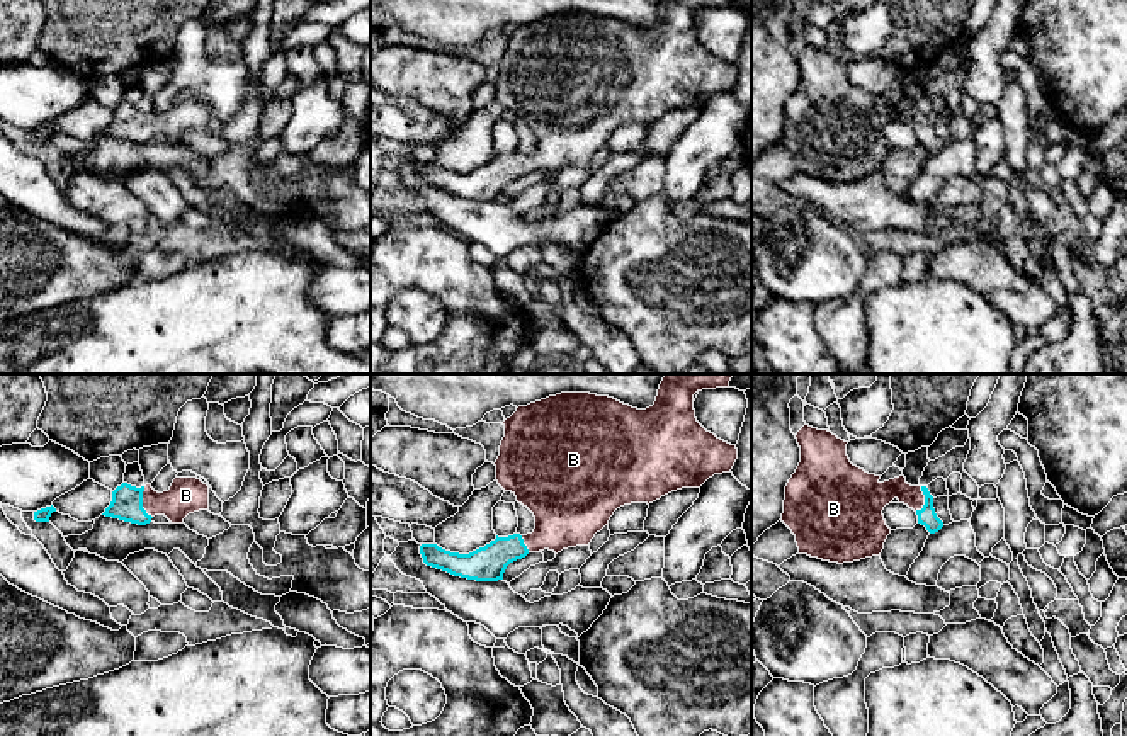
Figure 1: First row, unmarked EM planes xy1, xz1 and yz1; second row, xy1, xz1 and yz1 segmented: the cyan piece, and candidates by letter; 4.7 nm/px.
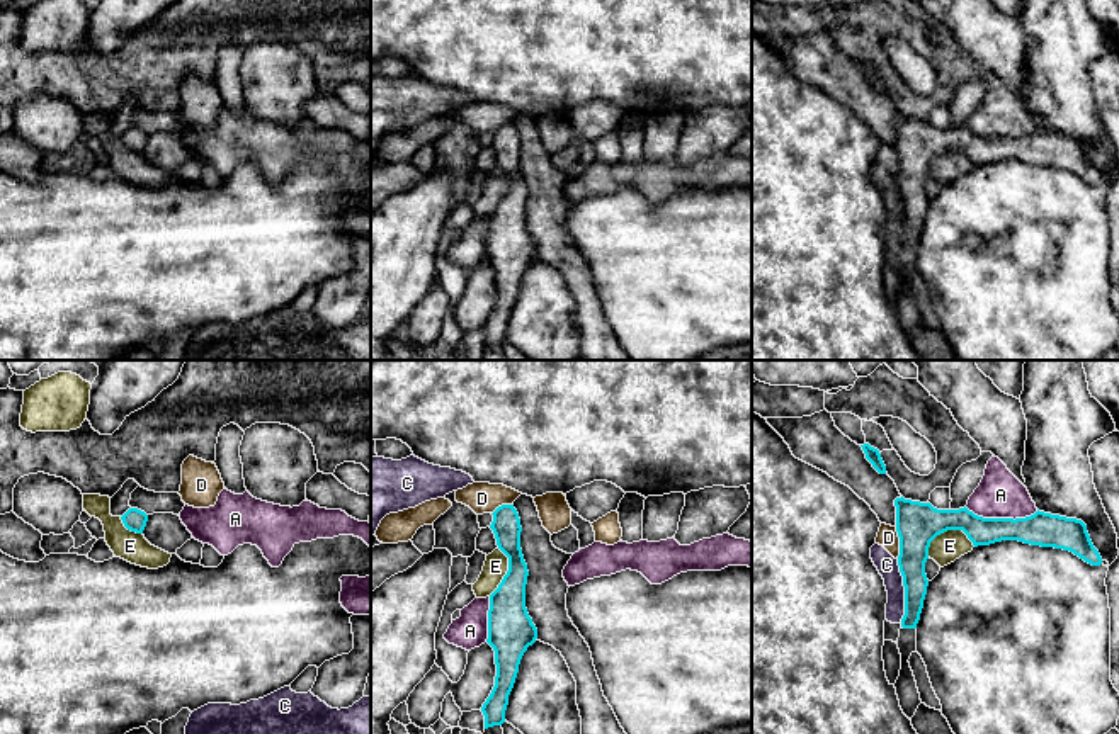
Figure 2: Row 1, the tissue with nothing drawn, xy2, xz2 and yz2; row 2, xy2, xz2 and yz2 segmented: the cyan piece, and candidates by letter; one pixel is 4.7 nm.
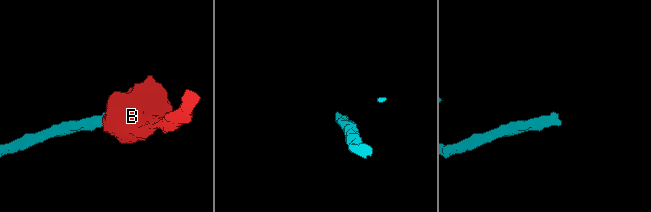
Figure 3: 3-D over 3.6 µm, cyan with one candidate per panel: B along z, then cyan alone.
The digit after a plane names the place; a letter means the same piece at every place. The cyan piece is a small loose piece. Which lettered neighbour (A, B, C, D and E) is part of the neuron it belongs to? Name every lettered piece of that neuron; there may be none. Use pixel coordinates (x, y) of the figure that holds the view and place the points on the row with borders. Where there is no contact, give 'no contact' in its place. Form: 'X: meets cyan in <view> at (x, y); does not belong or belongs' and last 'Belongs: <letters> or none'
A: meets cyan in yz2 at (1002, 519); does not belong
B: meets cyan in xy1 at (141, 502); belongs
C: meets cyan in yz2 at (905, 592); does not belong
D: meets cyan in yz2 at (900, 542); does not belong
E: meets cyan in yz2 at (946, 530); does not belong
Belongs: B

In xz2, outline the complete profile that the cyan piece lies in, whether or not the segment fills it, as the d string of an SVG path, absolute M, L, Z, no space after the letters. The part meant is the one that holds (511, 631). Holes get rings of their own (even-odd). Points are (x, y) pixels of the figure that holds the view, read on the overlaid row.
M502 505L493 513L490 528L498 549L508 557L508 571L490 595L488 639L495 651L495 686L481 707L485 729L502 726L508 695L514 688L519 664L537 639L537 629L525 608L527 564L520 549L520 518L514 505Z

